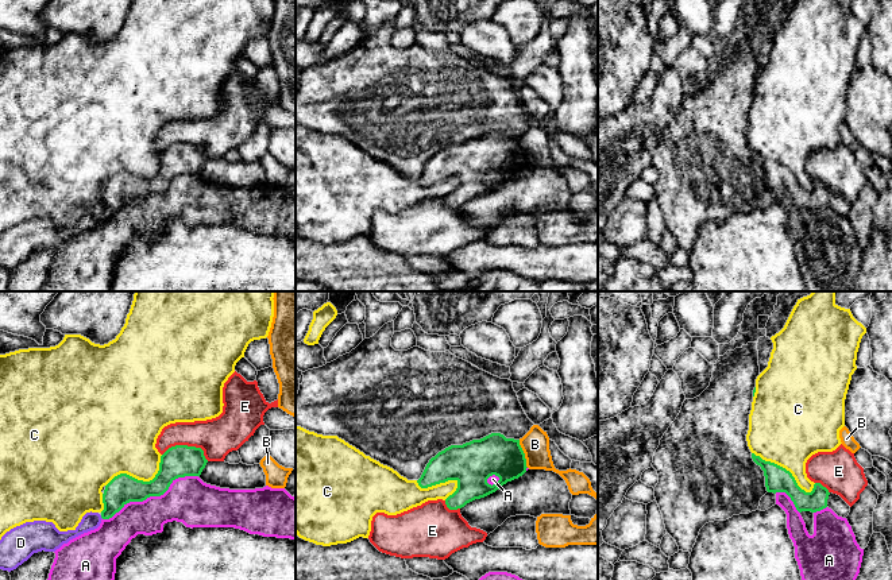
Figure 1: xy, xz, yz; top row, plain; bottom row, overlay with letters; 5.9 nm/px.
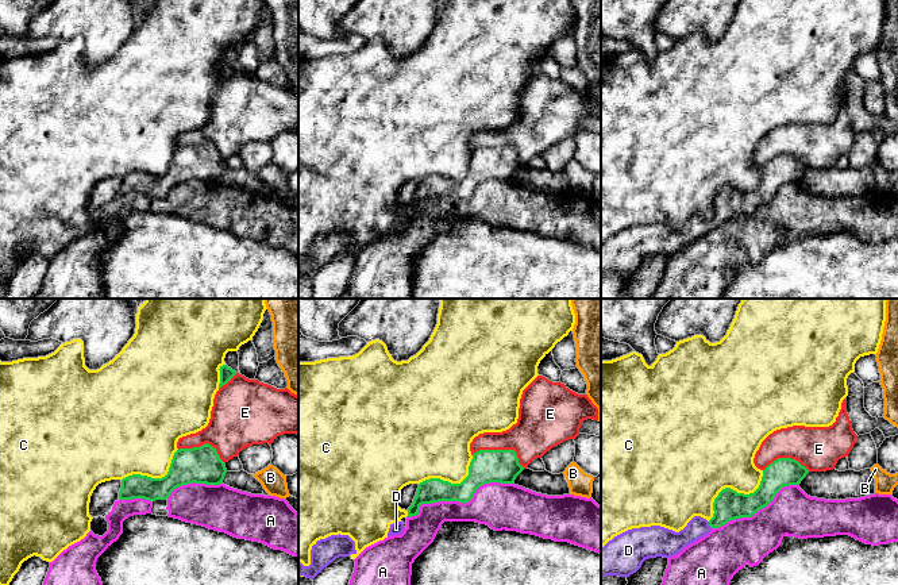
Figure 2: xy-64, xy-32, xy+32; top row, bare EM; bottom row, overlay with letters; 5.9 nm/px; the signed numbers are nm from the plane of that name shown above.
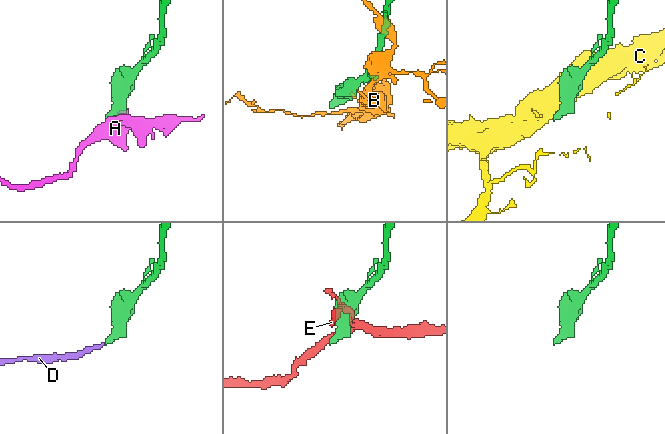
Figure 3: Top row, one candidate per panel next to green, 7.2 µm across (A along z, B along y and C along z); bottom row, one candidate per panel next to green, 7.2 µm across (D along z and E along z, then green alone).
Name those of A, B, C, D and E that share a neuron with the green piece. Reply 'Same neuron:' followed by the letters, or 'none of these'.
Same neuron: D

